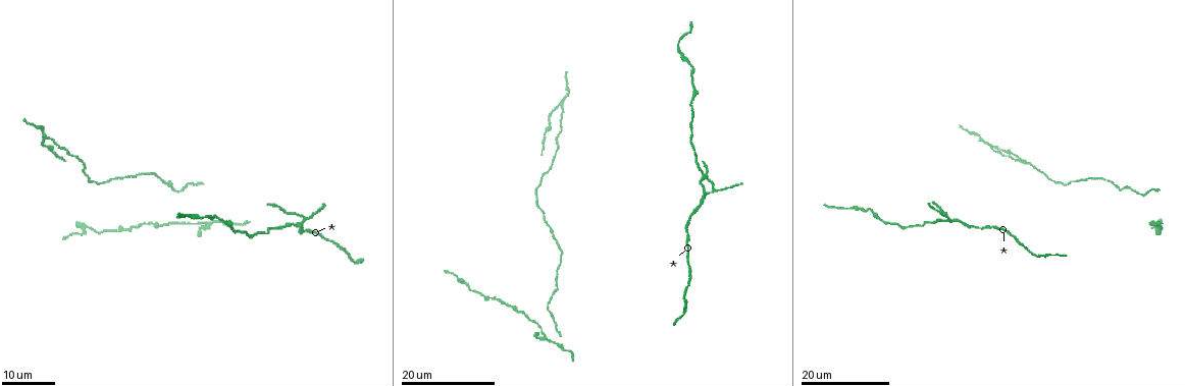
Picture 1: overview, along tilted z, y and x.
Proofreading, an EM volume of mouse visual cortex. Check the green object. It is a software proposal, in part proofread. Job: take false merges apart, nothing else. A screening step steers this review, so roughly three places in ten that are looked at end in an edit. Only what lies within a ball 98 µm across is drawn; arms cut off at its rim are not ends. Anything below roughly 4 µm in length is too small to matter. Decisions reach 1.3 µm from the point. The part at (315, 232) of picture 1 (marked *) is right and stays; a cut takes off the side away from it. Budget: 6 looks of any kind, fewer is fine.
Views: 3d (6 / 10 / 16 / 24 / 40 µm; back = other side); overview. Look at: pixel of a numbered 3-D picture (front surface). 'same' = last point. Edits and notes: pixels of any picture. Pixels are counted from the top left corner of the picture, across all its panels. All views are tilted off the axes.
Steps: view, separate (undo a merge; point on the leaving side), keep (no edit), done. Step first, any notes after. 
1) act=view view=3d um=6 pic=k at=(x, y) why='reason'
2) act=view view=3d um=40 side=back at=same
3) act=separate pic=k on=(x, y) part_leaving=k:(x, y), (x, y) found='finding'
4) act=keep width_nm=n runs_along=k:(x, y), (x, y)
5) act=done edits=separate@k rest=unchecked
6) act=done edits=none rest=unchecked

act=view view=3d um=24 pic=1 at=(303, 216) why='branch point'

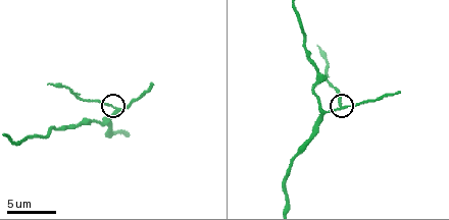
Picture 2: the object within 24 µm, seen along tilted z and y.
act=view view=3d um=10 pic=2 at=(117, 107) why='zoom in'

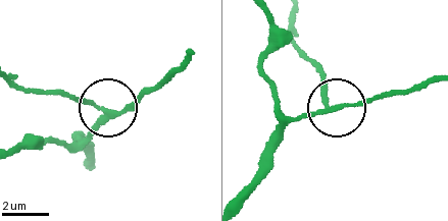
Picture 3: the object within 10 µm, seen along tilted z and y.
act=separate pic=3 on=(78, 101) part_leaving=3:(100, 109), (33, 92), (12, 80) found='a second cell is stuck on'

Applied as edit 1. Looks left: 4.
act=view view=overview

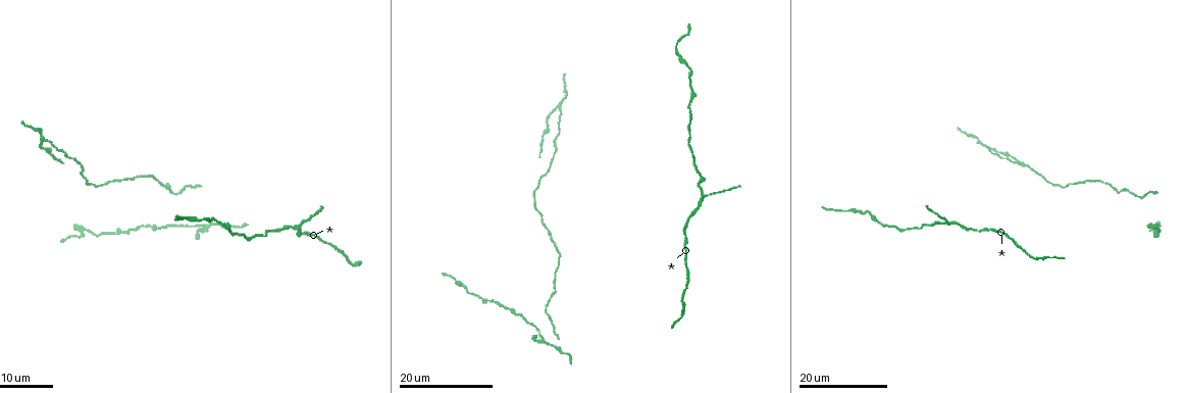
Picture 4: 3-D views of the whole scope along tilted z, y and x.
act=view view=3d um=16 pic=4 at=(555, 106) why='three arms meet'

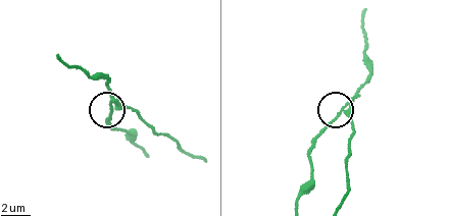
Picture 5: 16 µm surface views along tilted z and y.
act=view view=3d um=6 pic=5 at=(109, 105)

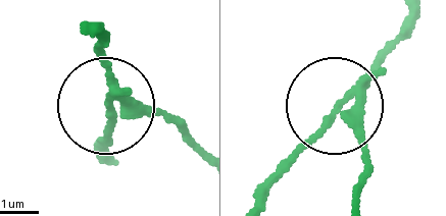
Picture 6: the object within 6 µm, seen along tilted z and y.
act=separate pic=6 on=(113, 121) arms=3 part_leaving=6:(113, 96), (104, 157) found='a second cell is stuck on'

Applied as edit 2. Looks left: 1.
act=done edits=separate@3,separate@6 rest=unchecked

